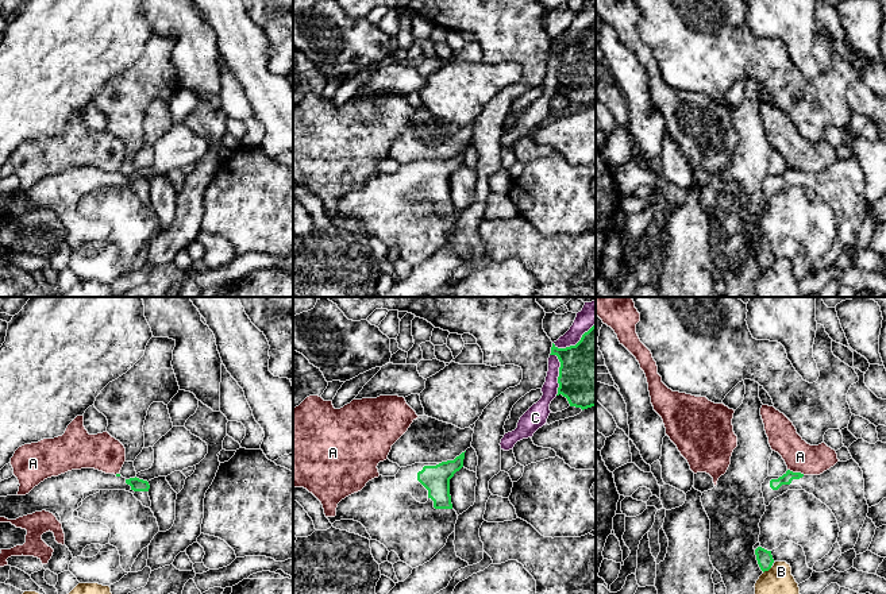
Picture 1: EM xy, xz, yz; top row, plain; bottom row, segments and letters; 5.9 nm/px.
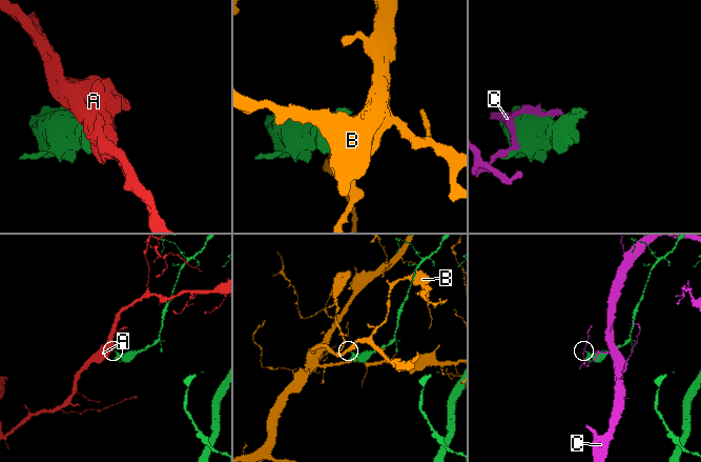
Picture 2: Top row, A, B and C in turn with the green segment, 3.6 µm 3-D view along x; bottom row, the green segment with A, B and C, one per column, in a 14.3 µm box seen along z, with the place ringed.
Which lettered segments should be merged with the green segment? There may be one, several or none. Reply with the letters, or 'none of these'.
none of these

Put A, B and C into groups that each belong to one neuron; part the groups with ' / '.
A / B / C

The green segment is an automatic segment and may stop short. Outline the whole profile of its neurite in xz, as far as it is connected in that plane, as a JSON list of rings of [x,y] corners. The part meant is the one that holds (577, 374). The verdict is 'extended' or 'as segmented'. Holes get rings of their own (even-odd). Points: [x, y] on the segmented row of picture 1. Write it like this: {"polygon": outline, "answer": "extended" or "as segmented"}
{"polygon": [[[596,327],[575,346],[558,348],[552,343],[550,355],[556,355],[561,362],[556,396],[562,394],[570,406],[582,410],[596,406]]], "answer": "as segmented"}

